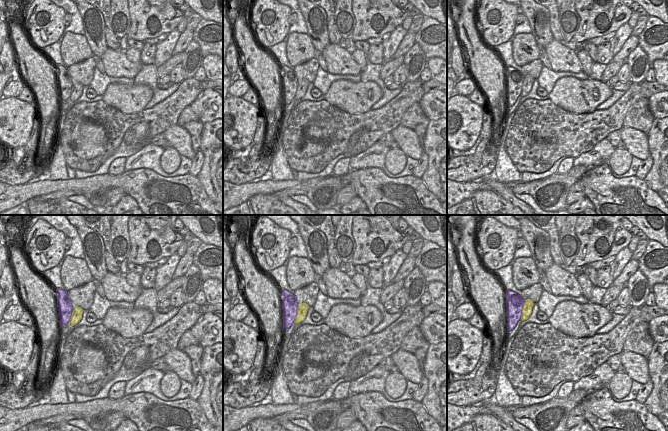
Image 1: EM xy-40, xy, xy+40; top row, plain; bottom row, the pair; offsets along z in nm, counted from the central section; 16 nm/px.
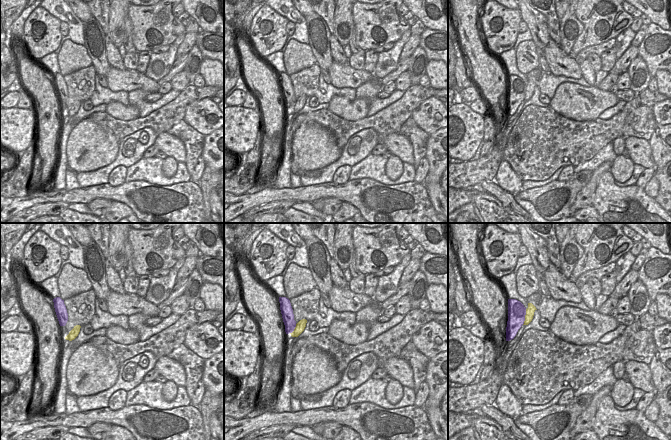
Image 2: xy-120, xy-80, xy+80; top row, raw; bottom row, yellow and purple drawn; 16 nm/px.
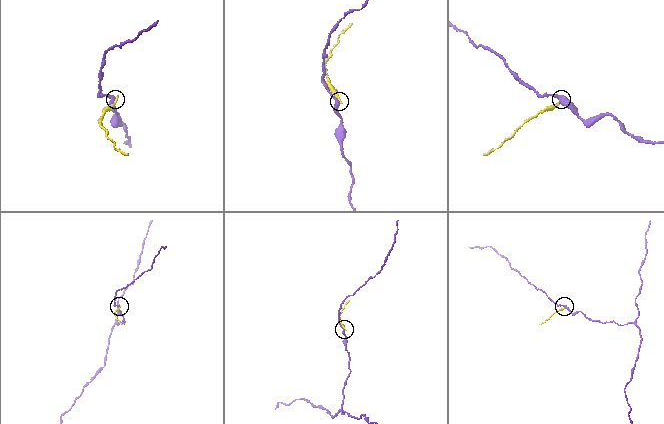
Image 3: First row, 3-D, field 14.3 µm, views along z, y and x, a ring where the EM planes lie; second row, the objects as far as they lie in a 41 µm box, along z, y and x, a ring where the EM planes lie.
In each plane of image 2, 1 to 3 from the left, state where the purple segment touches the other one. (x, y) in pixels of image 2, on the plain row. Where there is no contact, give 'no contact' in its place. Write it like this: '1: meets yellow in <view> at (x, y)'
1: no contact
2: meets yellow in xy-80 at (294, 105)
3: meets yellow in xy+80 at (525, 93)

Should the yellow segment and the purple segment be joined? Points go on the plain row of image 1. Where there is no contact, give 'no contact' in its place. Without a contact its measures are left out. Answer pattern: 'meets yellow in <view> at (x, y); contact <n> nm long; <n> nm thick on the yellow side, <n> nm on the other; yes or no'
meets yellow in xy at (297, 89); contact 300 nm long; 160 nm thick on the yellow side, 260 nm on the other; no

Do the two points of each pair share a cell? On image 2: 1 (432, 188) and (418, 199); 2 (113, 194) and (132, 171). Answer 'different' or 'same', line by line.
1: different
2: different

